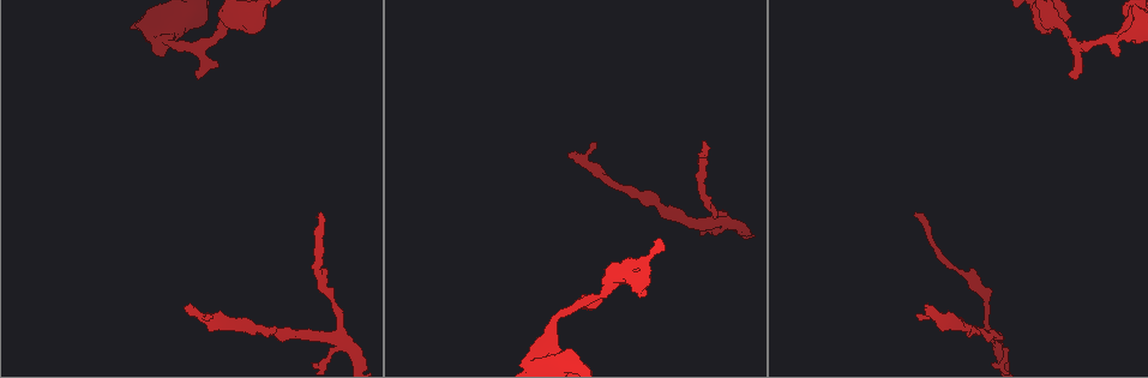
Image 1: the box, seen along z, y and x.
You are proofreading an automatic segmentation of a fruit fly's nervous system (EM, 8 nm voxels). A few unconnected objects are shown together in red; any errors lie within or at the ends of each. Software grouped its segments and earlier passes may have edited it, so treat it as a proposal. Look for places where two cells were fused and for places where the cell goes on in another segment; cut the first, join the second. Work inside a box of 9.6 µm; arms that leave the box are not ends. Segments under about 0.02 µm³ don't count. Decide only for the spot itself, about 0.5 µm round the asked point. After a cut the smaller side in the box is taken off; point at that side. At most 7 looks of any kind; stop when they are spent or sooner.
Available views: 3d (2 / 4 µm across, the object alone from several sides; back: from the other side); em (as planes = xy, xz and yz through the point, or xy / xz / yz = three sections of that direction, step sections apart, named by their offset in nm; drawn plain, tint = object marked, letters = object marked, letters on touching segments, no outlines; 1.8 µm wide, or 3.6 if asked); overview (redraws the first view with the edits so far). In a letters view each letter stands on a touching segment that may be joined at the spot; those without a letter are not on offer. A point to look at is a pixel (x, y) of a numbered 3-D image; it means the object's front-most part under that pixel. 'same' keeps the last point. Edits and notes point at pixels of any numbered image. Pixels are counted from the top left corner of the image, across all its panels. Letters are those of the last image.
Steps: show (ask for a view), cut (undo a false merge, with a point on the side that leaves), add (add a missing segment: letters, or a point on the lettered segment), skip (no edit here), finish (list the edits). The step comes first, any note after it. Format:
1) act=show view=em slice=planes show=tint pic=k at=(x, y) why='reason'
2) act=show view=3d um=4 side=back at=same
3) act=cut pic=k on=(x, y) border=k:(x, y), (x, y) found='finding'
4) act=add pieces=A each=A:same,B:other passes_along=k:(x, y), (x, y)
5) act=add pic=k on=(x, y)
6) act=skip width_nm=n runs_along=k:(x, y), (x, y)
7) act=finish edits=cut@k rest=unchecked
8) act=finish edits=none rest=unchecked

act=show view=em slice=planes show=letters pic=1 at=(1074, 78) why='branch stops here'

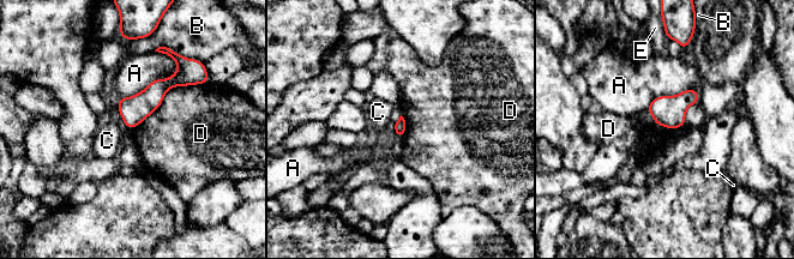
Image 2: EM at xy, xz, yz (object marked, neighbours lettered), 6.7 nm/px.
act=skip each=A:other,B:other,C:other,D:other,E:other runs_along=2:(187, 79), (164, 84), (128, 125) found='no lettered segment goes on from it'

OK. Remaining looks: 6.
act=show view=3d um=2 pic=1 at=(1043, 18) why='abrupt turn'

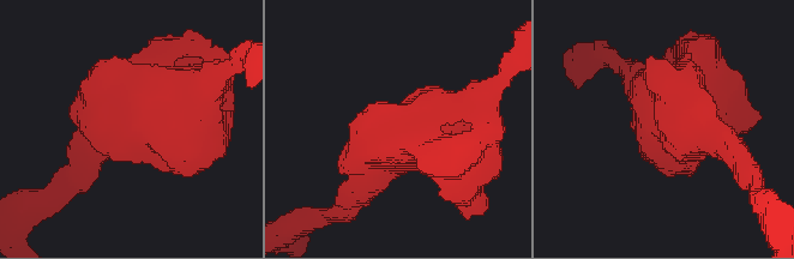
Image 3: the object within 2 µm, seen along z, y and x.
act=show view=em slice=yz step=8 show=tint pic=3 at=(152, 122) why='now the EM'

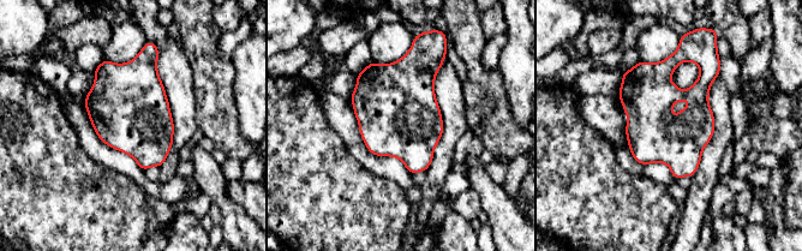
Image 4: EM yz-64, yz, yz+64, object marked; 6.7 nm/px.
act=show view=em slice=planes show=letters at=same

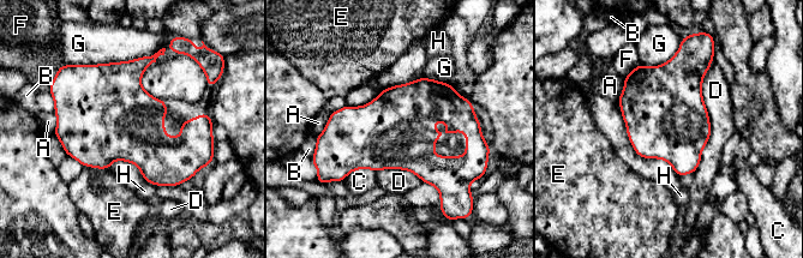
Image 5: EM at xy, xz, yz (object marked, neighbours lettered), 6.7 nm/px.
act=skip width_nm=500 each=A:other,B:other,C:other,D:other,E:other,F:other,G:other,H:other border=5:(713, 58), (693, 173) found='all the same cell'

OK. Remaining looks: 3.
act=show view=3d um=4 pic=1 at=(168, 35) why='arms run side by side'

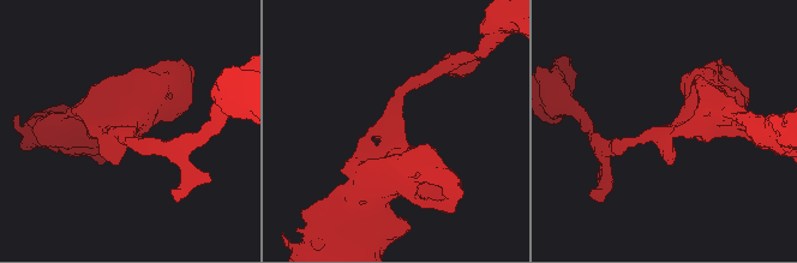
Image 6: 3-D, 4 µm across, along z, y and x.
act=show view=em slice=planes show=tint pic=6 at=(397, 145)

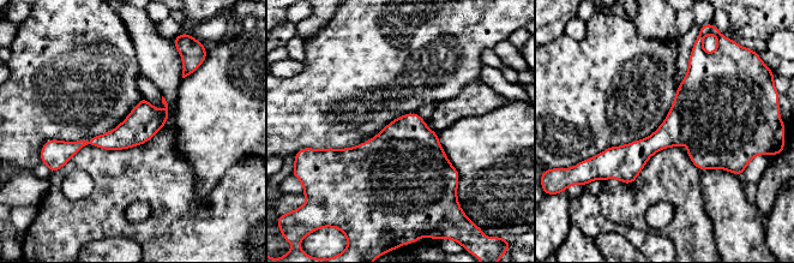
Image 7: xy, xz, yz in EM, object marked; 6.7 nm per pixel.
act=show view=em slice=planes show=letters at=same why='what lies round it'

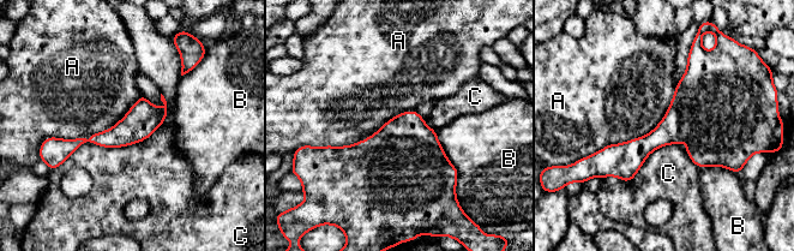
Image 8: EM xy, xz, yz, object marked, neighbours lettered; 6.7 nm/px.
act=skip width_nm=220 each=A:other,B:other,C:other border=8:(679, 81), (650, 131), (590, 155) found='all the same cell'

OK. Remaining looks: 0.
act=finish edits=none rest=unchecked

